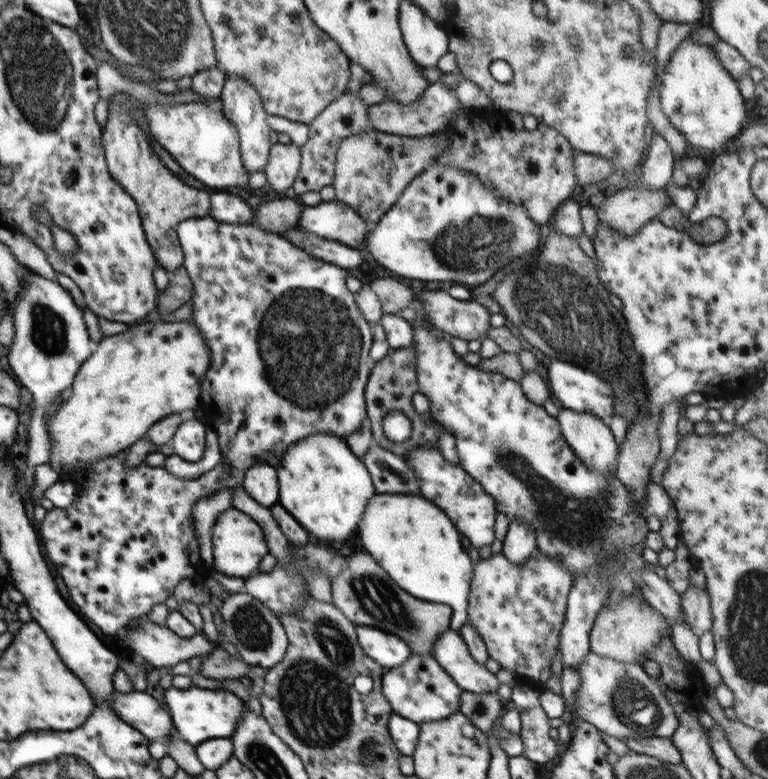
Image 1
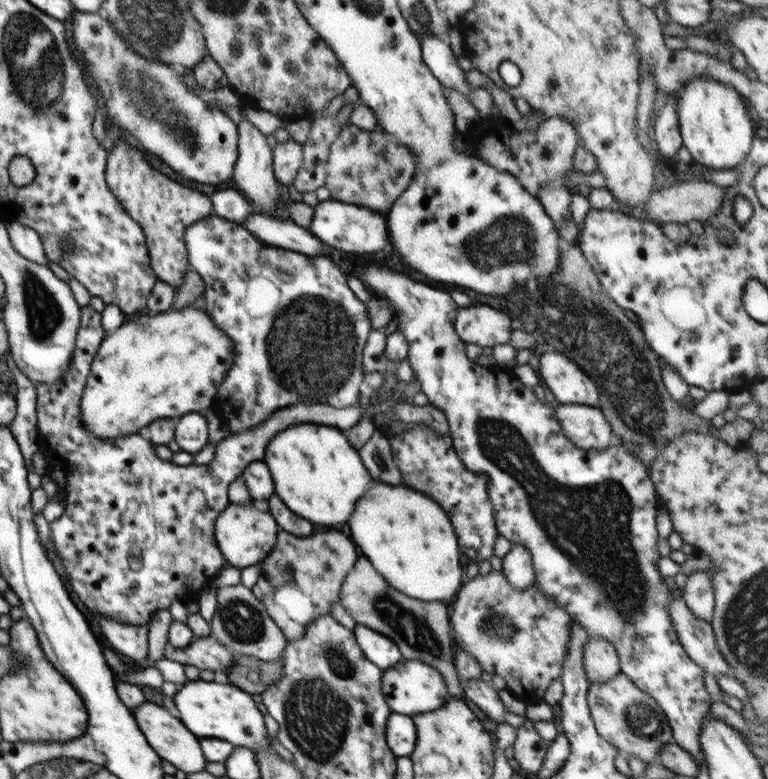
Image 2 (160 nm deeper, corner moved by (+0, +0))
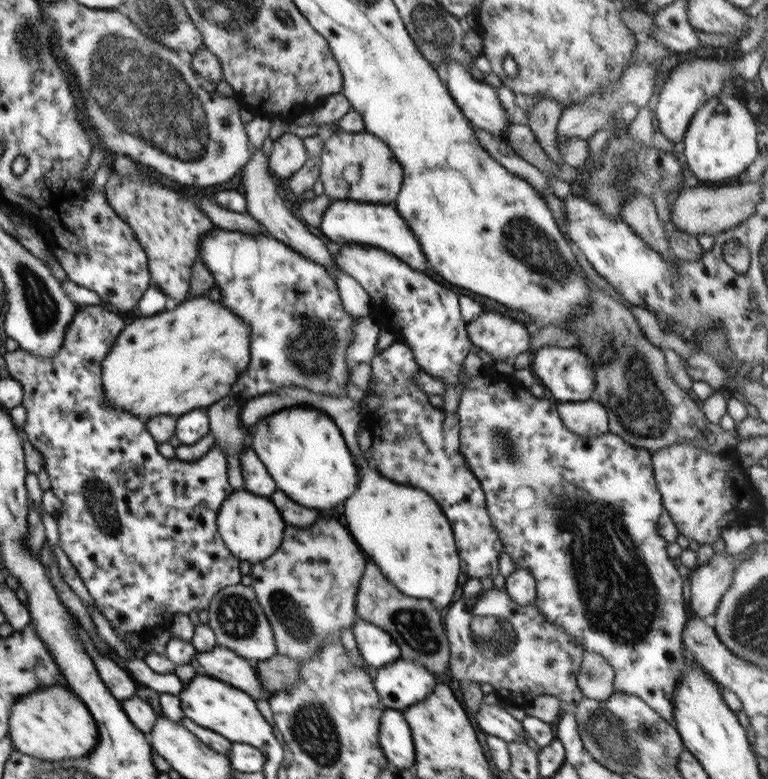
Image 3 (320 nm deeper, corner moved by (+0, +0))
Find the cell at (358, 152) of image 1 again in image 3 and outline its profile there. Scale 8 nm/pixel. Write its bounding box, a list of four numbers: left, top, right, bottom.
[319,128,404,204]

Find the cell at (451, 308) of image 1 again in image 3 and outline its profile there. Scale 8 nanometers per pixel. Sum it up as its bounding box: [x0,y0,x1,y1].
[466,312,531,361]

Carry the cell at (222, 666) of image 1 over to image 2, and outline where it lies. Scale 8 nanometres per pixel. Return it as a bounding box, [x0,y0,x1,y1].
[226,654,283,694]

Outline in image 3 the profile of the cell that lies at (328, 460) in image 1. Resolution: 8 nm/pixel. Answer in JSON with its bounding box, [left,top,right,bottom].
[251,405,359,510]

